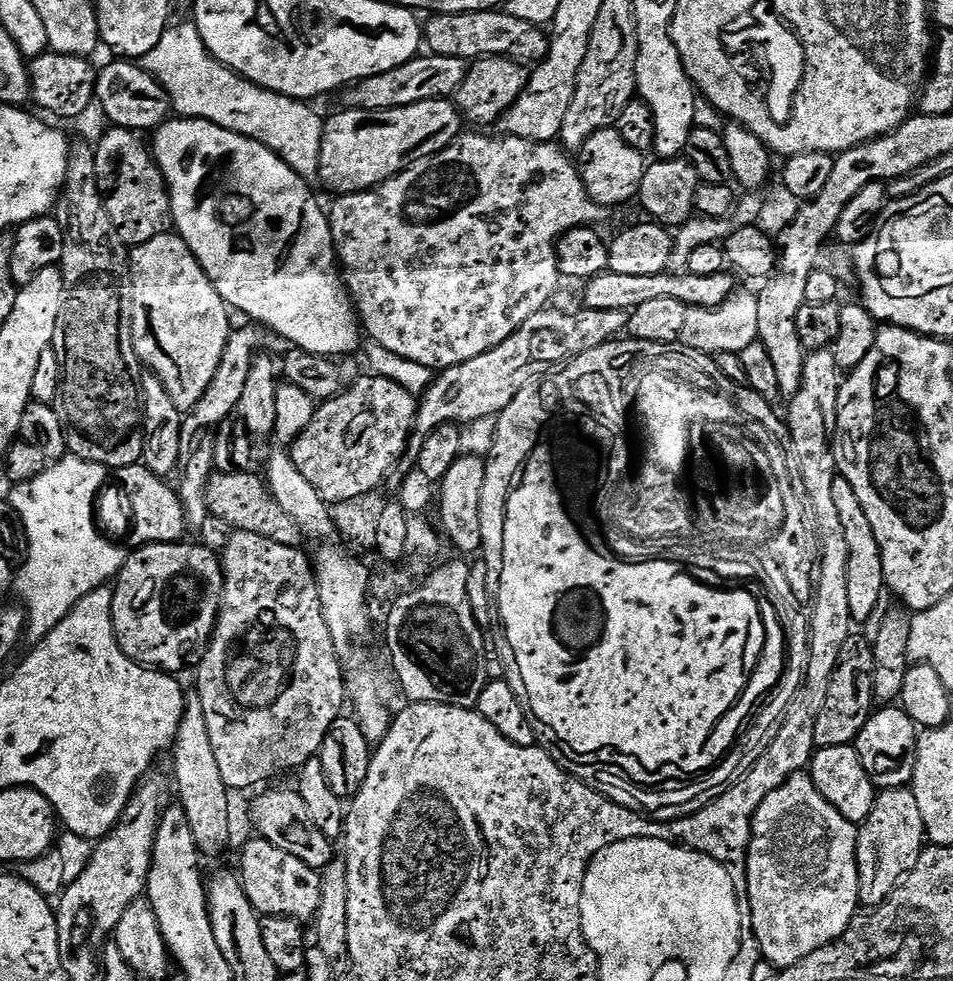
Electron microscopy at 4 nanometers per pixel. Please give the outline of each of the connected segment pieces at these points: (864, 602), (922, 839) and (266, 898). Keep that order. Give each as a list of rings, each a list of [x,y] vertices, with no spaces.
[[[839,475],[834,478],[834,503],[838,506],[838,515],[842,518],[838,527],[846,530],[844,550],[848,553],[846,573],[850,614],[853,621],[865,622],[874,613],[878,598],[886,588],[878,538],[874,538],[874,530],[870,530],[870,522],[866,519],[866,510],[862,510],[862,506],[858,502],[858,494],[854,494],[854,486],[850,486],[850,482],[846,482],[846,478]]]
[[[911,787],[886,788],[877,795],[874,810],[870,810],[870,818],[859,825],[860,837],[856,843],[856,861],[858,862],[858,894],[860,903],[865,909],[875,910],[888,901],[892,891],[900,885],[901,880],[918,862],[921,852],[926,847],[926,833],[922,814],[918,810],[918,798],[914,798]]]
[[[253,838],[240,852],[238,875],[252,909],[261,917],[288,916],[301,922],[315,917],[321,898],[321,873],[294,858],[294,854],[286,854],[286,850],[278,850],[278,846],[270,842]]]

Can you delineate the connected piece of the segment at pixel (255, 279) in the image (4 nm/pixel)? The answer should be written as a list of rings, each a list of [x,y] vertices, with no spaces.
[[[169,118],[155,129],[153,140],[150,140],[150,151],[156,160],[156,165],[162,170],[164,181],[168,184],[168,197],[172,199],[172,223],[175,231],[190,246],[194,258],[202,266],[202,270],[210,278],[214,290],[224,299],[229,309],[241,312],[248,316],[249,321],[259,322],[269,333],[277,332],[284,340],[289,340],[292,348],[301,348],[303,352],[309,352],[315,356],[331,356],[339,358],[341,356],[352,356],[361,347],[362,325],[356,315],[356,310],[352,302],[352,297],[348,294],[348,289],[338,271],[338,257],[334,238],[332,237],[332,225],[327,211],[320,209],[320,204],[316,201],[314,193],[308,189],[309,181],[305,177],[299,176],[287,162],[278,155],[271,152],[262,142],[246,138],[237,132],[226,130],[209,120],[175,120]]]

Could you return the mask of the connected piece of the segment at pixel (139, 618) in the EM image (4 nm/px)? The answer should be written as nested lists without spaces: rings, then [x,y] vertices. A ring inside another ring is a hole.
[[[177,542],[174,544],[145,544],[135,549],[129,555],[127,562],[122,566],[120,575],[115,577],[112,588],[112,629],[116,631],[116,641],[120,643],[120,649],[131,658],[135,664],[142,664],[146,668],[180,674],[183,668],[195,669],[200,659],[206,654],[208,643],[212,641],[212,631],[216,629],[216,620],[220,617],[221,599],[224,596],[224,569],[219,555],[216,556],[208,548],[200,544],[188,544],[189,542]]]

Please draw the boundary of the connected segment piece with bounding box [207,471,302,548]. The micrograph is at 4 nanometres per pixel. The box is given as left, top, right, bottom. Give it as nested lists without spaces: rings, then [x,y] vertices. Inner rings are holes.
[[[222,472],[213,475],[208,484],[208,510],[213,517],[225,520],[229,529],[238,532],[249,532],[265,536],[271,540],[277,540],[279,544],[285,544],[291,548],[297,547],[302,540],[299,526],[285,514],[282,506],[268,491],[265,481],[259,475],[252,476],[247,472]]]

